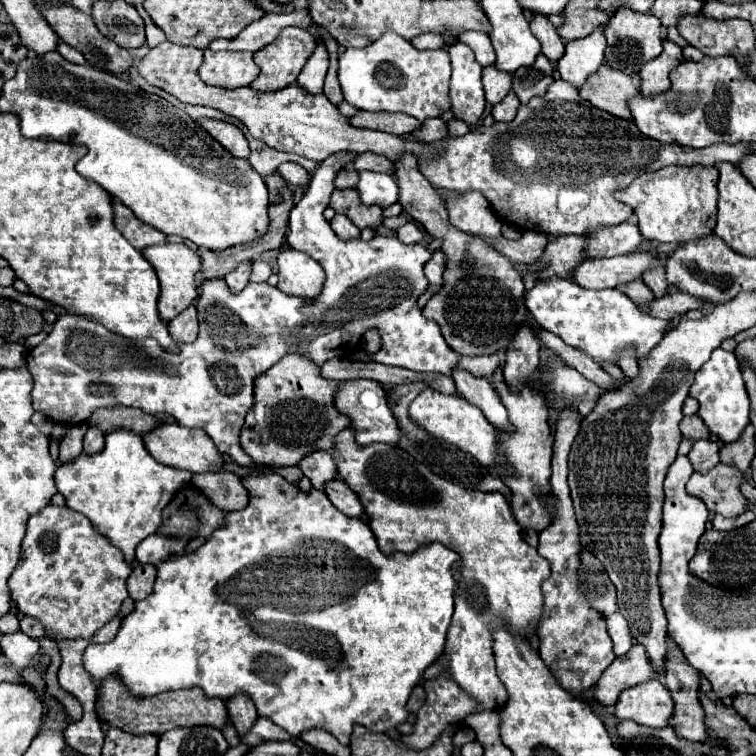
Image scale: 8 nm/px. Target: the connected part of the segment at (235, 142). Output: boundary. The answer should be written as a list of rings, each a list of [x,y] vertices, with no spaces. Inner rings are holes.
[[[205,117],[199,119],[199,125],[203,129],[207,129],[211,133],[211,137],[217,139],[233,157],[249,159],[249,143],[237,125],[217,121],[217,119],[205,119]]]

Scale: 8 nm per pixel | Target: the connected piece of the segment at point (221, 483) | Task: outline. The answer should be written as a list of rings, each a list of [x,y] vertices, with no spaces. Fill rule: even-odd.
[[[215,471],[215,473],[195,473],[193,485],[201,489],[207,499],[221,511],[245,509],[249,501],[248,491],[235,473]]]

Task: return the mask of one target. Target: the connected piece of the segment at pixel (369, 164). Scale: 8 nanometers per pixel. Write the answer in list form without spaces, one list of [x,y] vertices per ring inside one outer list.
[[[361,153],[355,161],[353,167],[357,171],[381,171],[389,173],[393,171],[393,161],[389,161],[385,155],[375,155],[375,153]]]

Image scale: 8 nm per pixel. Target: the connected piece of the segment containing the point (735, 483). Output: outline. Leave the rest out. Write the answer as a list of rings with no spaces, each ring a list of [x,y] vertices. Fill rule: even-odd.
[[[733,465],[713,467],[707,473],[693,473],[687,491],[699,497],[711,513],[719,513],[723,517],[735,517],[747,511],[747,499],[741,493],[741,483],[745,475]]]

